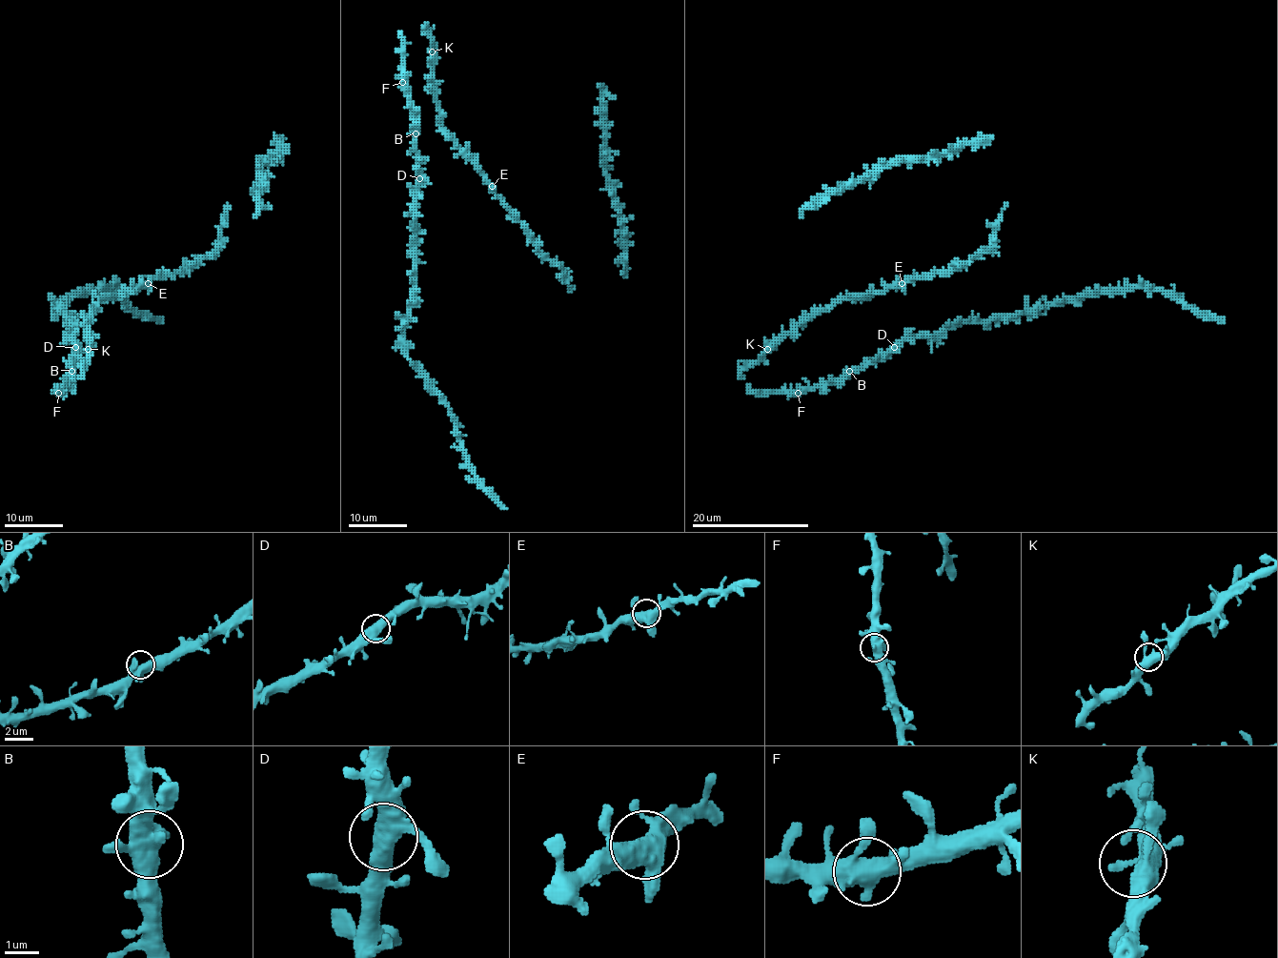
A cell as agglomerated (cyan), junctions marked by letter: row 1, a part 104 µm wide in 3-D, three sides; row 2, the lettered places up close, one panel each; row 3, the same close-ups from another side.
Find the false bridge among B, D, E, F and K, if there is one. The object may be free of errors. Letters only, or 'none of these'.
none of these

